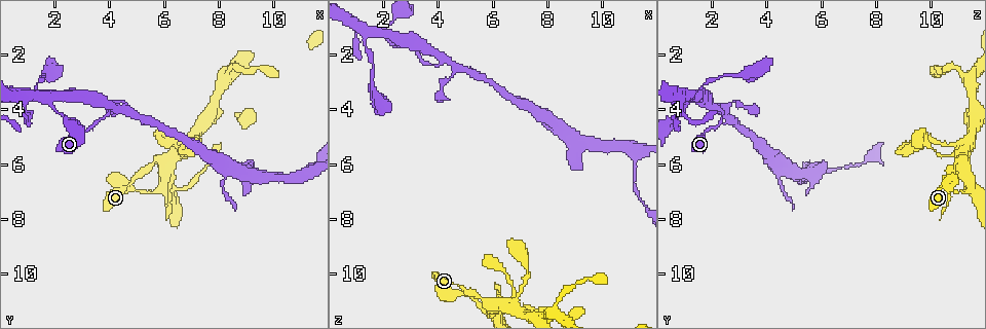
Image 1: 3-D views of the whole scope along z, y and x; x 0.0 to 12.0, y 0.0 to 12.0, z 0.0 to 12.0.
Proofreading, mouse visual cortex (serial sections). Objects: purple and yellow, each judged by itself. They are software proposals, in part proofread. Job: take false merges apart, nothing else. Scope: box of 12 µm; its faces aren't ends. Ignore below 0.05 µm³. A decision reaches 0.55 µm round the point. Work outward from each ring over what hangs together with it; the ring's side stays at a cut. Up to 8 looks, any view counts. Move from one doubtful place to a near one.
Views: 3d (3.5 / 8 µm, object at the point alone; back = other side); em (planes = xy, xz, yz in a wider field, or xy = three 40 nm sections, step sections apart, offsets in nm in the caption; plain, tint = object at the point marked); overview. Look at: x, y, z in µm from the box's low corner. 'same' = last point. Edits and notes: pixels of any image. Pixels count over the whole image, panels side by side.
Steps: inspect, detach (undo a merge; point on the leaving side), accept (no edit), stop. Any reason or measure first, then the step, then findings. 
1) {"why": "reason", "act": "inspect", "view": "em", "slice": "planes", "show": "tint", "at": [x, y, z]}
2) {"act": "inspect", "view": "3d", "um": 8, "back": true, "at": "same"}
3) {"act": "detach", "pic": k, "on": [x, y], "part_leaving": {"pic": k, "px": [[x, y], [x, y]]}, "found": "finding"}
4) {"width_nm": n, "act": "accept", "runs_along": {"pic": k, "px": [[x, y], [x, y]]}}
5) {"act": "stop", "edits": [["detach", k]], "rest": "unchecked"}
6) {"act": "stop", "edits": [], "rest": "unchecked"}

{"why": "two arms in line, one across", "act": "inspect", "view": "3d", "um": 3.5, "back": true, "at": [4.1, 4.0, 2.2]}

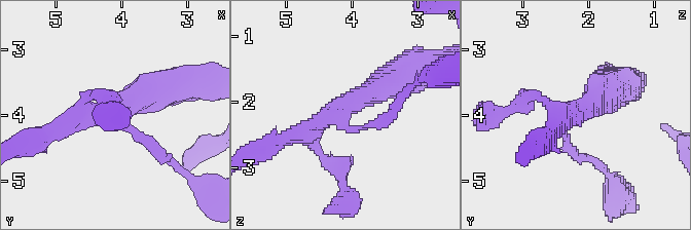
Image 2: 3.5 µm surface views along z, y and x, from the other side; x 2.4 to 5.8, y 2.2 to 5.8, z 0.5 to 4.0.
{"arms": 3, "arm_widths_nm": [150, 300, 350], "why": "now the EM", "act": "inspect", "view": "em", "slice": "planes", "show": "tint", "at": [4.20, 4.05, 2.25]}

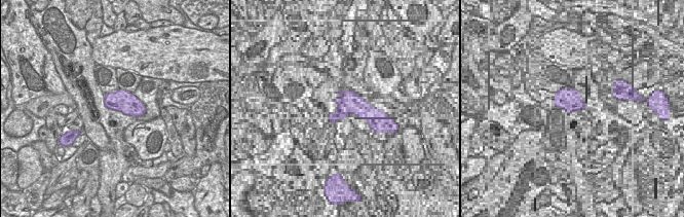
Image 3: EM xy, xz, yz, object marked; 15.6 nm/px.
{"act": "inspect", "view": "em", "slice": "xy", "step": 3, "show": "tint", "at": "same"}

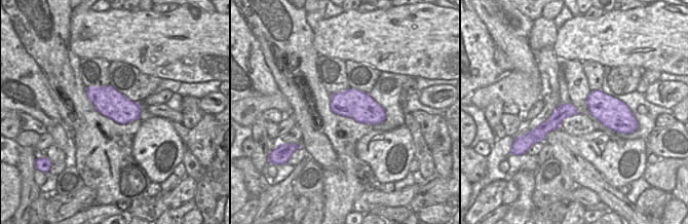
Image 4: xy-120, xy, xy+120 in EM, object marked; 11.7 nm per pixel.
{"act": "accept", "runs_along": {"pic": 2, "px": [[389, 116], [358, 129], [329, 116], [282, 140]]}, "found": "continuous, no second cell"}

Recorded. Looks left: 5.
{"why": "four arms meet", "act": "inspect", "view": "3d", "um": 3.5, "at": [1.4, 3.5, 1.3]}

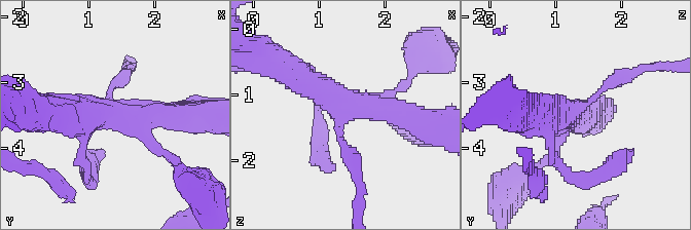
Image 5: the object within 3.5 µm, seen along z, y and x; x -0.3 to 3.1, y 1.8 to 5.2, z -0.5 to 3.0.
{"act": "inspect", "view": "em", "slice": "xy", "step": 3, "show": "tint", "at": [1.40, 3.45, 1.20]}

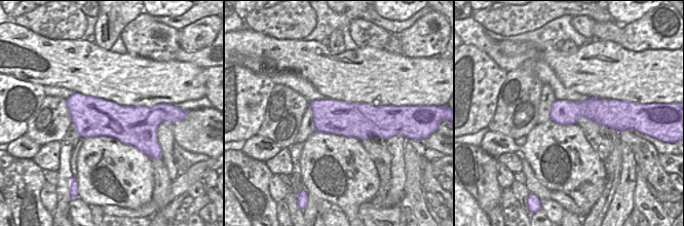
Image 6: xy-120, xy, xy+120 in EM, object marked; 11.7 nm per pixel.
{"arm_widths_nm": [150, 150, 350, 400], "act": "accept", "runs_along": {"pic": 5, "px": [[415, 120], [347, 109], [289, 70]]}, "found": "all the same cell"}

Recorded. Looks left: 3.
{"why": "calibre changes", "act": "inspect", "view": "3d", "um": 3.5, "at": [9.2, 6.4, 5.2]}

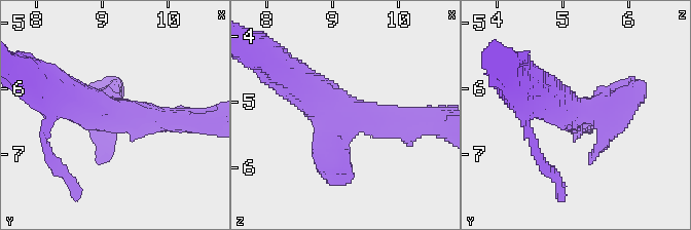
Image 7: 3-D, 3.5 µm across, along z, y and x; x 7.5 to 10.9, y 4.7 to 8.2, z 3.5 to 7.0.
{"arms": 4, "arm_widths_nm": [350, 400, 450, 500], "why": "now the EM", "act": "inspect", "view": "em", "slice": "xy", "step": 1, "show": "tint", "at": [9.15, 6.35, 5.15]}

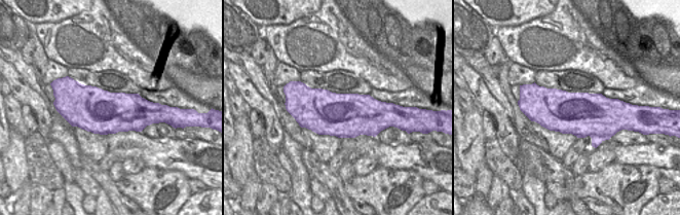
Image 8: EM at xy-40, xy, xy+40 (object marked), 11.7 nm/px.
{"act": "accept", "runs_along": {"pic": 7, "px": [[288, 74], [329, 108], [407, 121]]}, "found": "continuous, no second cell"}

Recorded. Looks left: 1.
{"act": "stop", "edits": [], "rest": "unchecked"}

